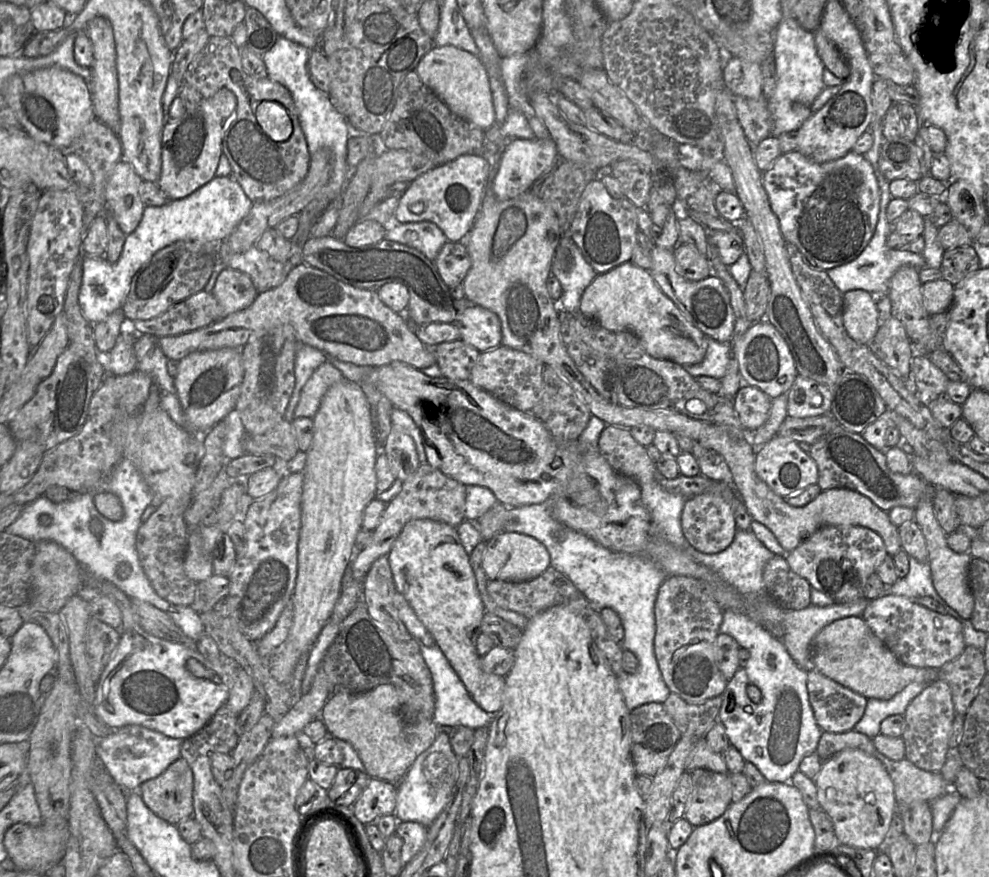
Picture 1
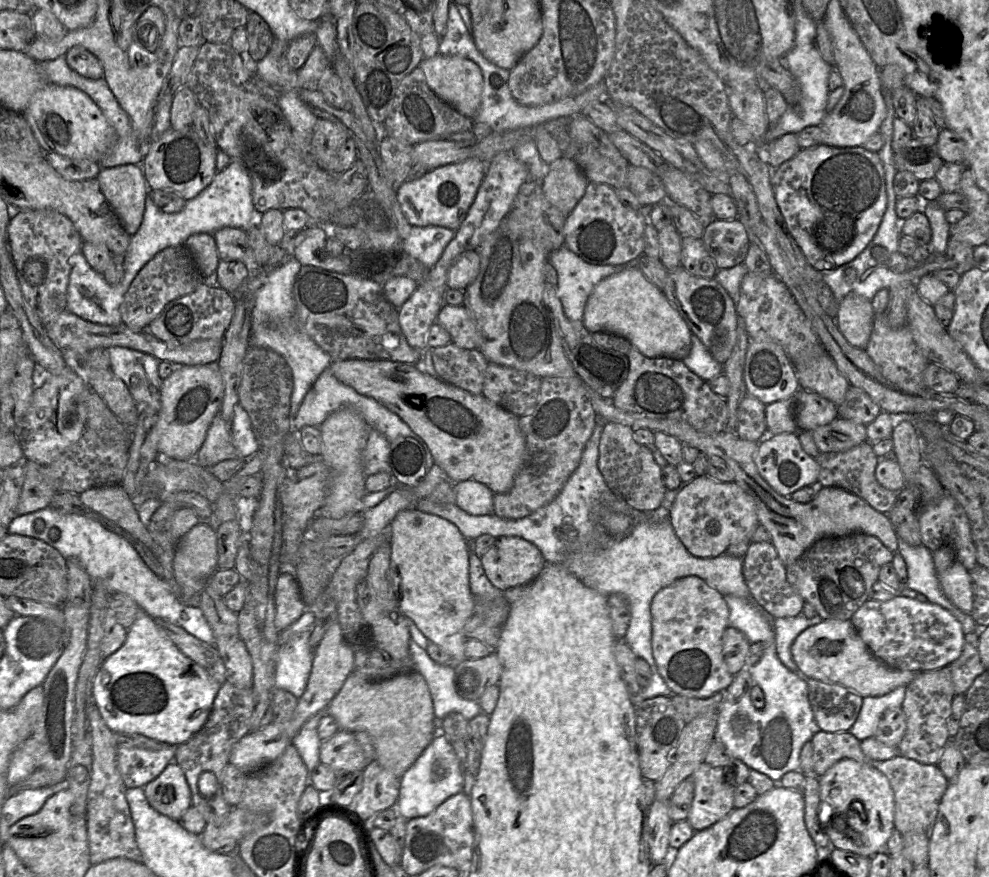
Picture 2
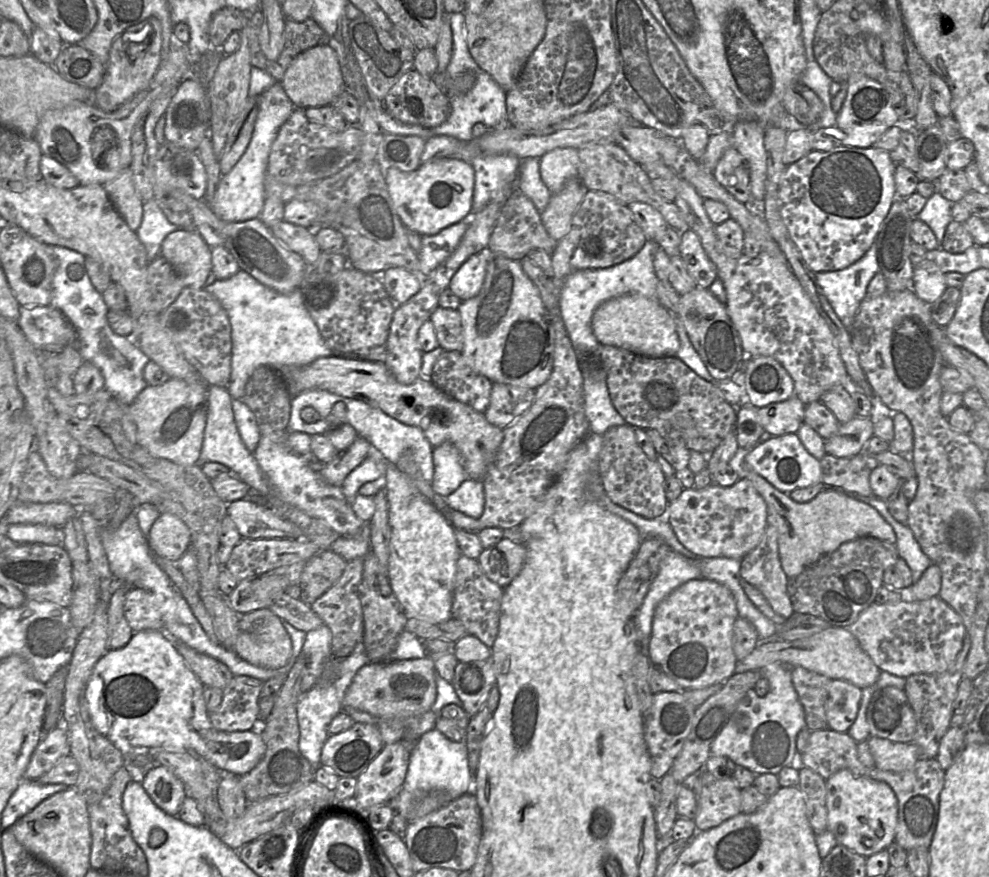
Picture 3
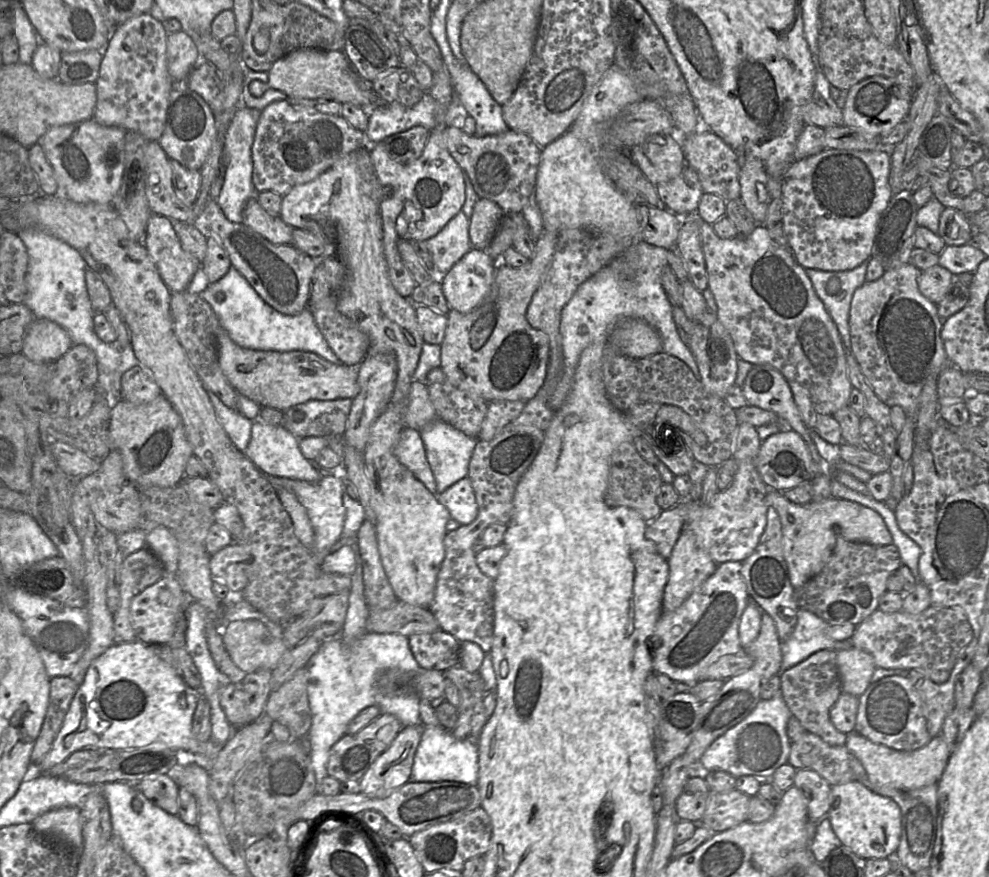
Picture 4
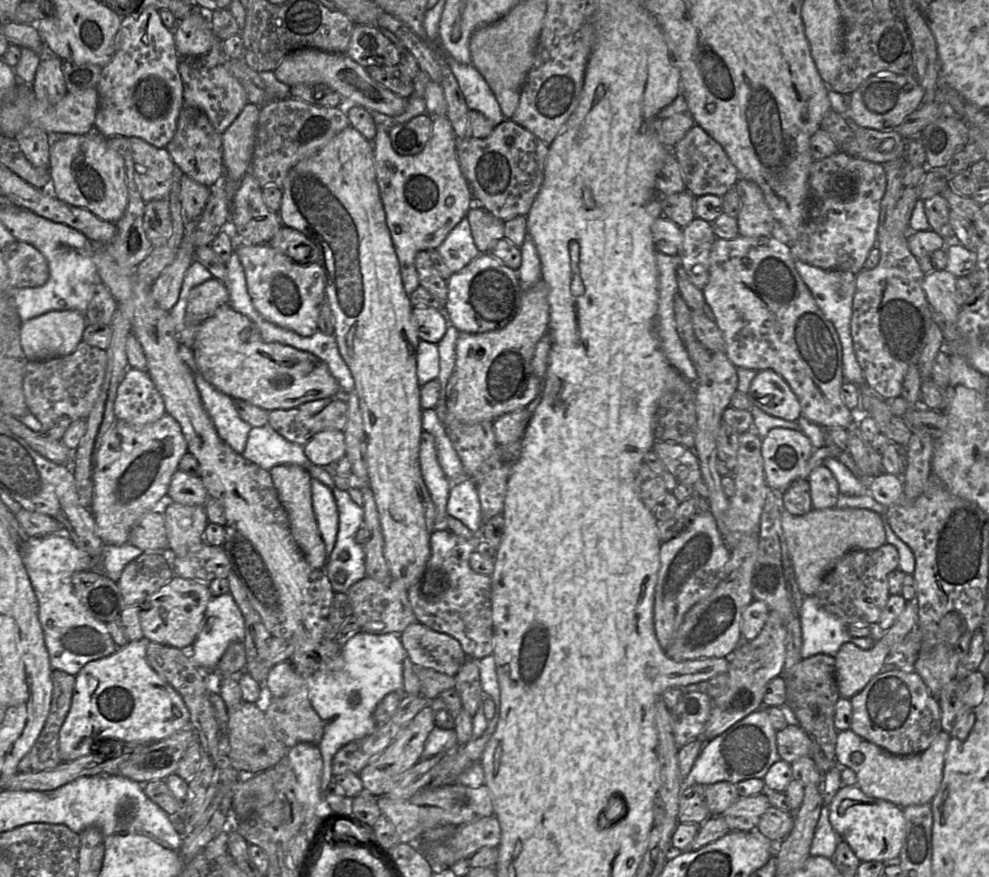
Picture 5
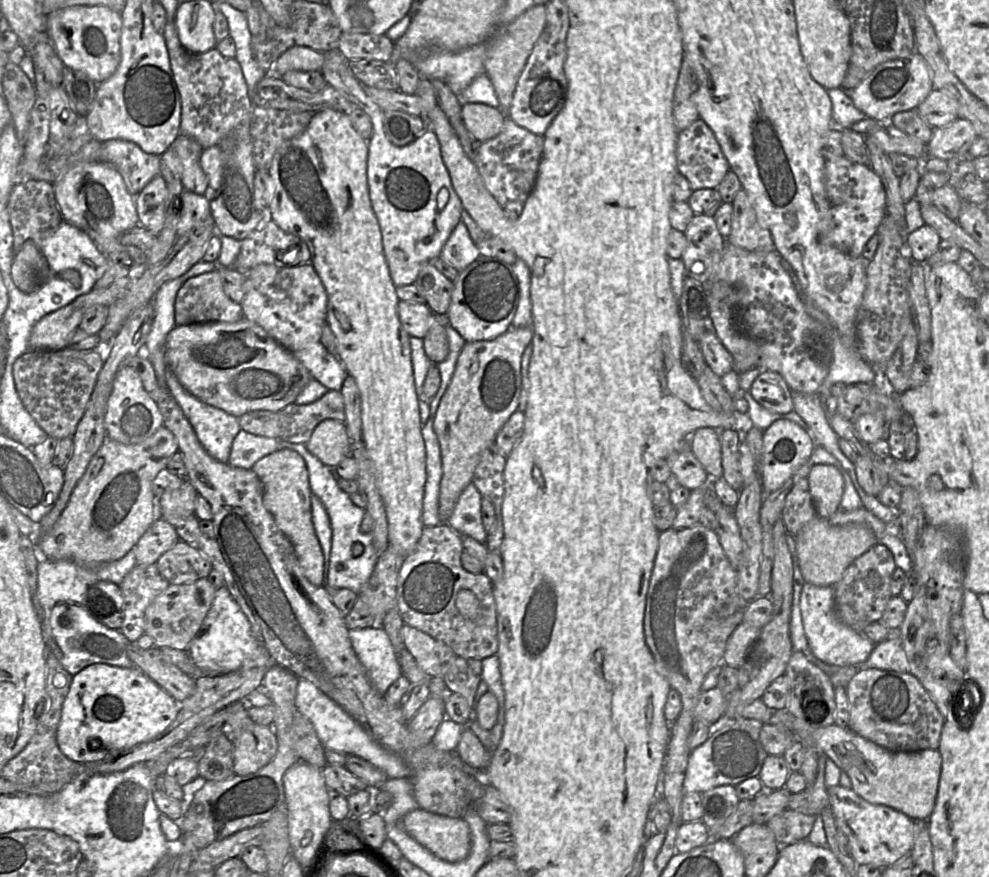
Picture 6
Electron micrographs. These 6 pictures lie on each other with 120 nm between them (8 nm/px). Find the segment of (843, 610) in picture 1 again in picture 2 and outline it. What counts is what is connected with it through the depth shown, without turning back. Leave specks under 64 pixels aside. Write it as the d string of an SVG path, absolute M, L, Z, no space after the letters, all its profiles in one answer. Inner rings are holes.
M802 614L773 619L777 656L788 669L799 676L802 676L802 674L792 658L791 646L801 632L822 621L824 620L818 615L809 619Z

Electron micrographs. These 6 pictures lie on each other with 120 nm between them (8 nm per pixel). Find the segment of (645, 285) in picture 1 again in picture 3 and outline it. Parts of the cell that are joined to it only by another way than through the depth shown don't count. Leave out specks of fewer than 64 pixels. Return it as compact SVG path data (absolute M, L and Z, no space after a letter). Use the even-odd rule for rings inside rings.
M628 294L602 303L593 313L592 329L603 345L615 346L646 357L676 356L680 343L675 317L657 299Z

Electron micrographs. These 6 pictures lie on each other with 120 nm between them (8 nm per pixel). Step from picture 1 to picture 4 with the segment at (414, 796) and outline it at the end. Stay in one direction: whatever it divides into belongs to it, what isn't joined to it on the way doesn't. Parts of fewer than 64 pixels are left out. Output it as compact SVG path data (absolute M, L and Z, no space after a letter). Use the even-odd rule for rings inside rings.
M424 726L412 767L412 782L457 781L472 786L478 783L478 745L471 738L458 739L442 727Z

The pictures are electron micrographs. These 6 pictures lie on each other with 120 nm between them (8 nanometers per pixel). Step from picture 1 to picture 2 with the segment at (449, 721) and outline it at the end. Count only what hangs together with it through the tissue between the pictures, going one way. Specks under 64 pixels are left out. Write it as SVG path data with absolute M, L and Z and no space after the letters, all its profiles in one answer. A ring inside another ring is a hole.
M412 638L409 651L414 669L426 680L434 706L434 735L444 734L442 719L451 712L462 714L468 721L482 713L476 701L467 700L458 695L455 689L454 665L440 665L433 661L427 651Z

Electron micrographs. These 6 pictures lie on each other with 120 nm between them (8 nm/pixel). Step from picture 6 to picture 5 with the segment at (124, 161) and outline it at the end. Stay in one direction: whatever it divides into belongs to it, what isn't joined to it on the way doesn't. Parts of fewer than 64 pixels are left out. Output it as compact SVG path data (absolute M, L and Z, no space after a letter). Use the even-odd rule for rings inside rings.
M129 137L135 181L145 202L169 200L177 167L165 148L155 147L139 137Z

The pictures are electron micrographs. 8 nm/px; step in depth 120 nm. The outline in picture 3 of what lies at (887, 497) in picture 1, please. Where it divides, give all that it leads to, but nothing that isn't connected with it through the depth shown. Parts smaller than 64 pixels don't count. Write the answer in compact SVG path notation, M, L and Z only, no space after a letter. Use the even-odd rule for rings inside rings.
M861 452L851 457L835 457L825 454L820 459L821 481L826 487L843 489L851 494L873 496L867 455L869 455L867 452Z

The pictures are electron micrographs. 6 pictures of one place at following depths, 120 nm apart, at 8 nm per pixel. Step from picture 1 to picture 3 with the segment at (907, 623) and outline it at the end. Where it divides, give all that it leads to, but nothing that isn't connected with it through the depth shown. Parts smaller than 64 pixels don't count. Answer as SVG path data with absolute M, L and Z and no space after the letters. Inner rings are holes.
M937 596L922 601L901 600L887 604L874 602L861 612L858 619L848 629L881 671L904 678L919 673L945 672L955 662L965 637L965 626L960 615Z

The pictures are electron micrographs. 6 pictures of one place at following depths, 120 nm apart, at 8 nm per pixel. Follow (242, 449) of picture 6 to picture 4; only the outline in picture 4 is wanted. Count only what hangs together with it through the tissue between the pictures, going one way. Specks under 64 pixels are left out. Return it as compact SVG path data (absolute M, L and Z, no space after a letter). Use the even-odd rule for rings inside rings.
M254 420L251 439L245 454L263 473L268 475L317 482L322 478L323 473L317 470L303 455L299 447L299 440L284 426L265 424L262 421Z

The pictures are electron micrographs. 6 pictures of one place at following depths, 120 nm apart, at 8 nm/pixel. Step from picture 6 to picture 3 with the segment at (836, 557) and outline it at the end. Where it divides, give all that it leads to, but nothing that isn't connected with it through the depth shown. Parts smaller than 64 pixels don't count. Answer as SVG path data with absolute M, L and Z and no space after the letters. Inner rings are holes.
M744 459L738 462L739 477L747 478L766 502L767 525L772 525L777 530L779 558L788 579L799 575L843 543L859 537L873 537L896 544L893 528L874 507L831 487L825 487L808 502L798 503L752 471Z

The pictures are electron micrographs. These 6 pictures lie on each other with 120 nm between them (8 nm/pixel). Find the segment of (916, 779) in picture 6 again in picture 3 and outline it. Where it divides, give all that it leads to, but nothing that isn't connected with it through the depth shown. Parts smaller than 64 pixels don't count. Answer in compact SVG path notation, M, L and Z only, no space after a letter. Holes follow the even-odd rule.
M869 736L867 743L874 766L883 771L908 770L921 758L921 750L914 743L893 742L876 736Z

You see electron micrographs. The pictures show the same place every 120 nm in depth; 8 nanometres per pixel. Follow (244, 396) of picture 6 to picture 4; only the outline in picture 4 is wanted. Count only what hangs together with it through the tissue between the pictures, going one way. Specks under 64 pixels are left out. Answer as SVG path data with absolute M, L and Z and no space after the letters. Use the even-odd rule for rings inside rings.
M224 327L216 332L220 367L233 388L261 407L285 411L309 400L353 399L359 392L358 366L332 363L306 351L262 351L237 345Z

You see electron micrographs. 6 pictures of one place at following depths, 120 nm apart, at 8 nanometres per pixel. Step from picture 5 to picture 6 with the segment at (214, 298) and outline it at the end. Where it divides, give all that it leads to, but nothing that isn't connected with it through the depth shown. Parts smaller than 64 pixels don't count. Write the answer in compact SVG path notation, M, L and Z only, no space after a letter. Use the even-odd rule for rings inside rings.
M219 270L191 277L177 292L177 325L215 321L236 322L242 317L241 304L224 292Z

